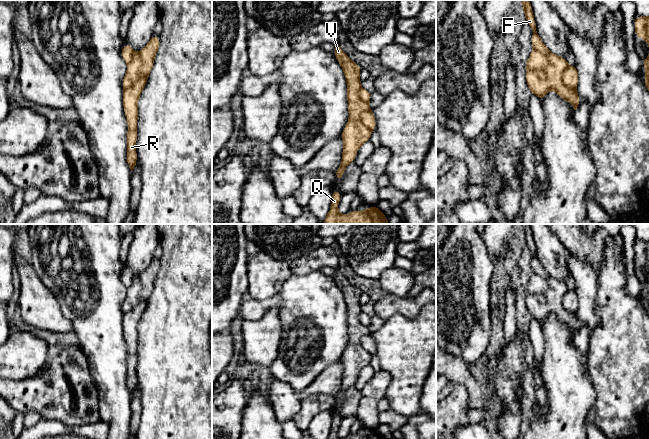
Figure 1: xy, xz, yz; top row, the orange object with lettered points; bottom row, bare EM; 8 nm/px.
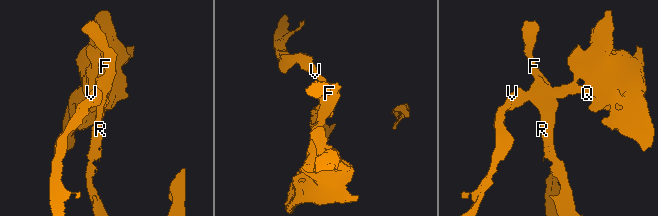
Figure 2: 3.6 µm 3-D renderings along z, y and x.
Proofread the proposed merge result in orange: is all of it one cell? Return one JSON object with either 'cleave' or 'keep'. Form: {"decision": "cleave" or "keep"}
{"decision": "cleave"}

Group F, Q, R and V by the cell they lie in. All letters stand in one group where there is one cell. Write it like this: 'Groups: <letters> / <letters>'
Groups: F R / Q V

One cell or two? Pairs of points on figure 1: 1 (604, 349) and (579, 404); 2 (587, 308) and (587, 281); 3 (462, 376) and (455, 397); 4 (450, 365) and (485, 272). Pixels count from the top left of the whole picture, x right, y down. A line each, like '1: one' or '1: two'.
1: two
2: one
3: two
4: two

